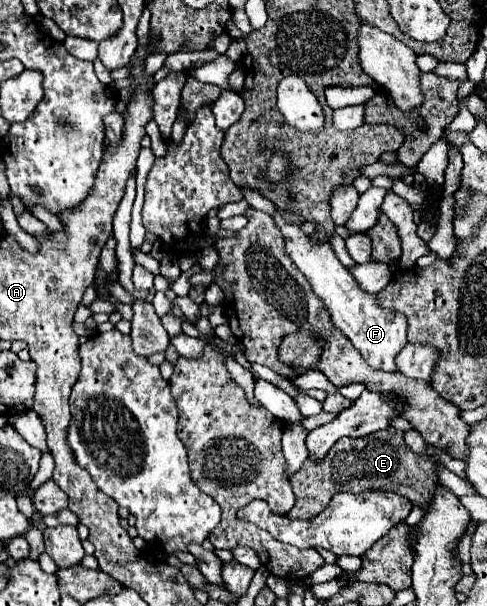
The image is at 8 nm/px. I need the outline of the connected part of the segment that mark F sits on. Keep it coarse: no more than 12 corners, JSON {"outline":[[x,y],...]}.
{"outline":[[275,224],[333,324],[375,370],[395,372],[407,320],[377,306],[329,244]]}

